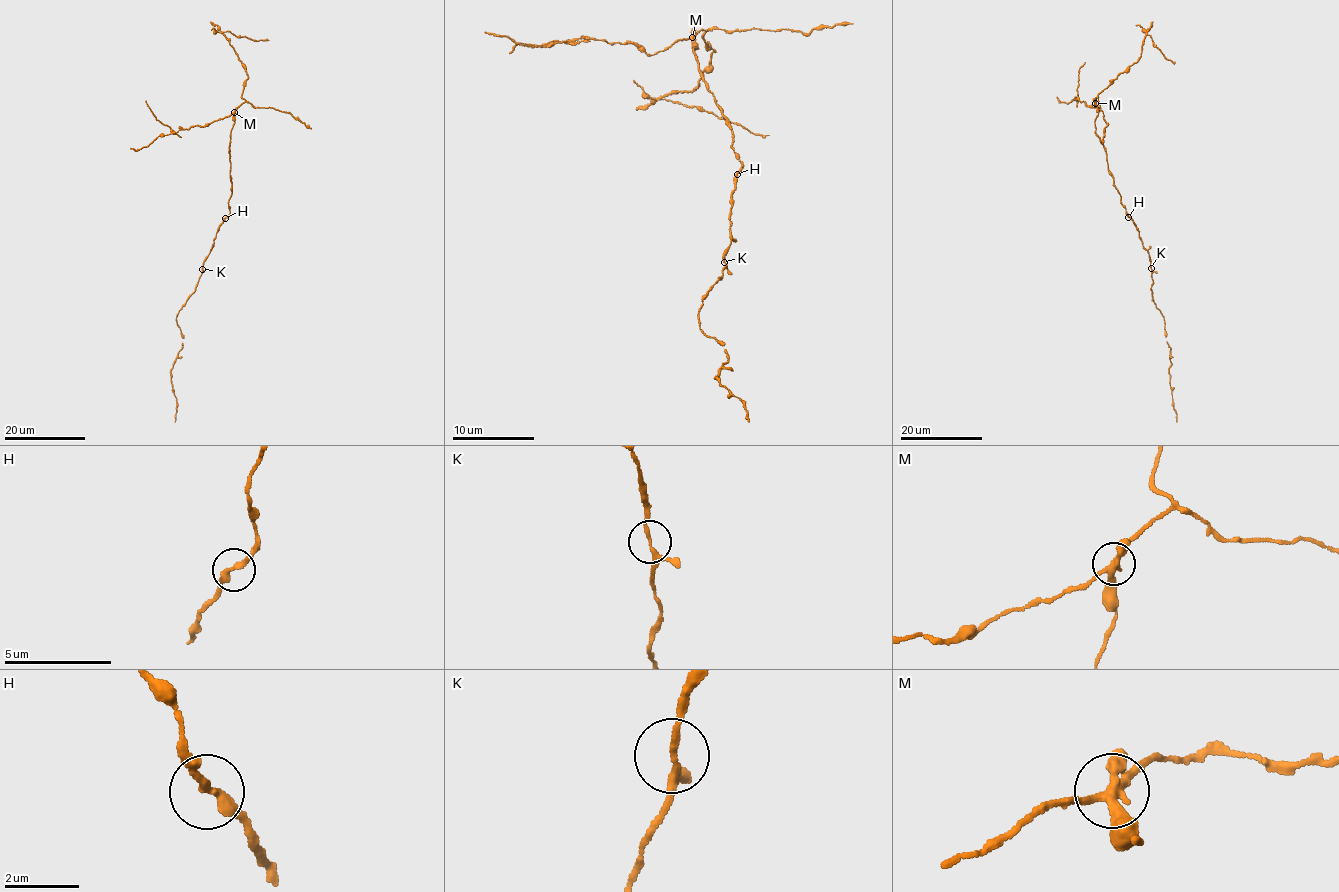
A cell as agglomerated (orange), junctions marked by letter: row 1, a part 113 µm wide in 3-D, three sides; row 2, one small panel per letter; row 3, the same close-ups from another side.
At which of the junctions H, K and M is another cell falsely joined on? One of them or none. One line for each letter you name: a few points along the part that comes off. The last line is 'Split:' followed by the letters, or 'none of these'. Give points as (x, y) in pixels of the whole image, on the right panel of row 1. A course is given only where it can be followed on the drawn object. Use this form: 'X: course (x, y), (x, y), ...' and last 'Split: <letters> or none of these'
M: course (1095, 103), (1104, 89), (1138, 60), (1146, 35), (1174, 64)
Split: M

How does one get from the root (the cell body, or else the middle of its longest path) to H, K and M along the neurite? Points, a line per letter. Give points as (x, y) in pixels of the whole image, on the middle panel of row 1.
H: (734, 152), (742, 163), (736, 174)
K: (734, 152), (742, 163), (730, 197), (732, 237), (723, 258), (724, 263)
M: (734, 152), (730, 146), (731, 130), (699, 71), (692, 47), (698, 48), (691, 36)

